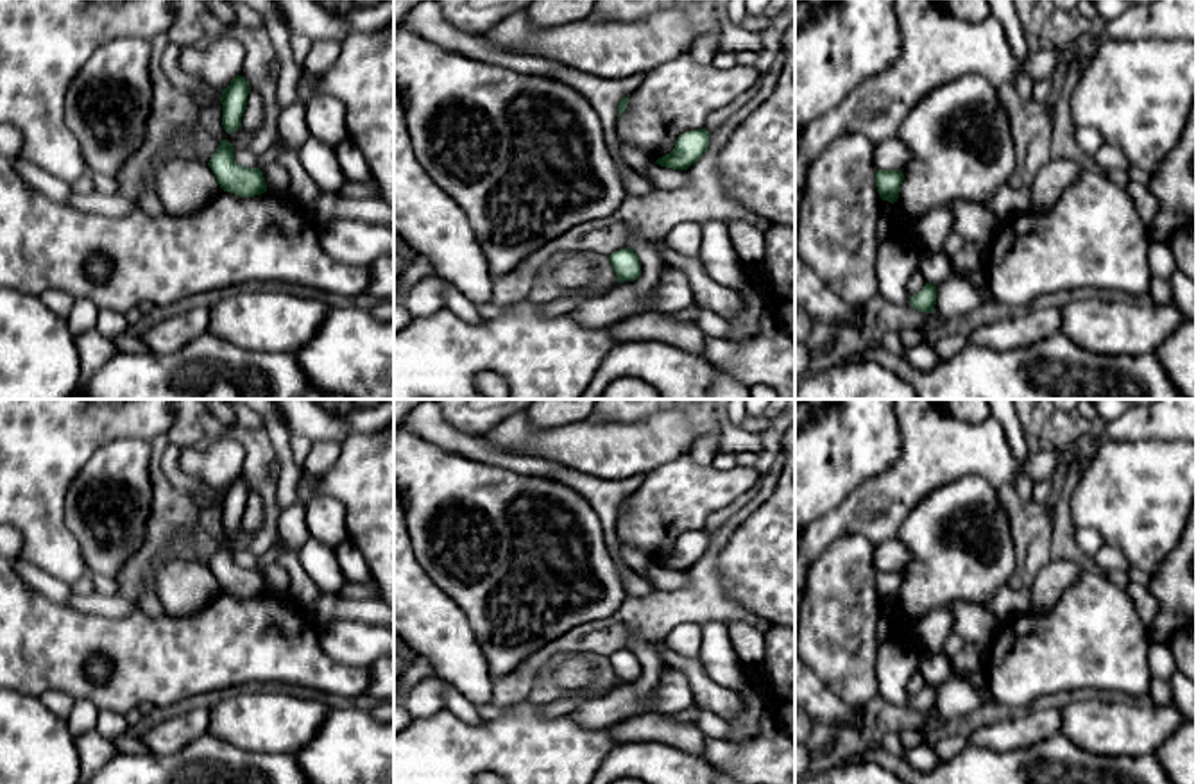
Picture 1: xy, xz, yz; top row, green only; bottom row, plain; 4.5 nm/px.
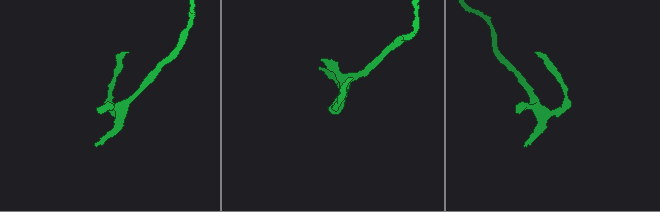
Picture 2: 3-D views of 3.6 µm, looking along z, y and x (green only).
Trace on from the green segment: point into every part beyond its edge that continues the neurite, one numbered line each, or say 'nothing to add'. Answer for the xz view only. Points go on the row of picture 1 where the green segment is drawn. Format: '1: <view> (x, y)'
nothing to add

